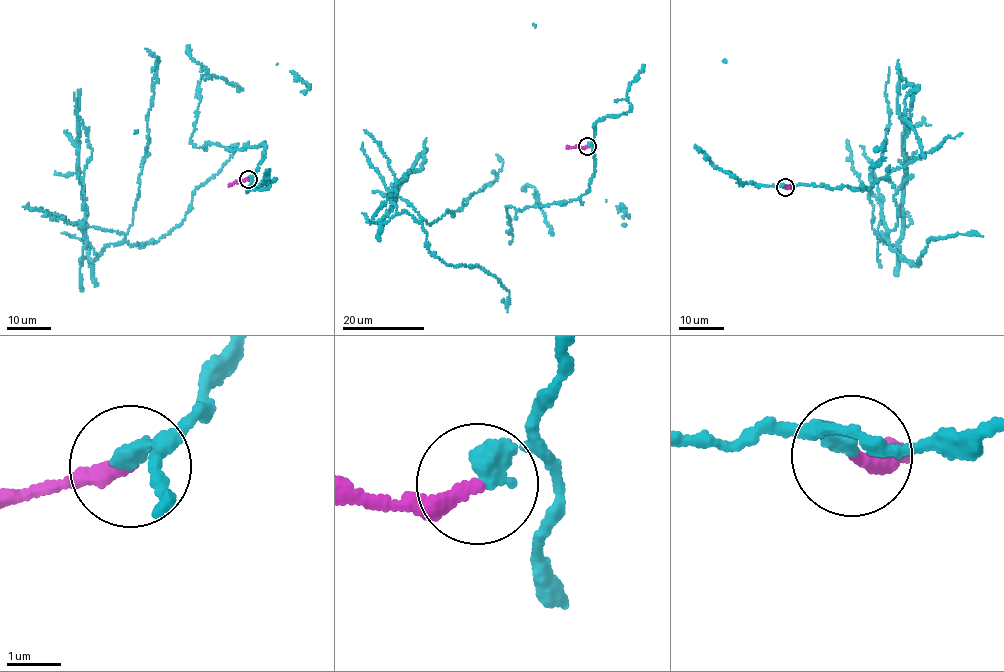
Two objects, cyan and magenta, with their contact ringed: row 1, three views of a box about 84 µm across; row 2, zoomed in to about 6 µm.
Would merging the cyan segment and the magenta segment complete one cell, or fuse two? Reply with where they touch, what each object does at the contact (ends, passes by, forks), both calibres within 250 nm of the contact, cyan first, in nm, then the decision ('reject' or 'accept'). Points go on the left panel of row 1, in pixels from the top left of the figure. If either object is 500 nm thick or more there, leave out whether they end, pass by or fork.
at (248, 179); cyan ends there; magenta ends there; 400 nm thick on the cyan side, 260 nm on the other; reject

